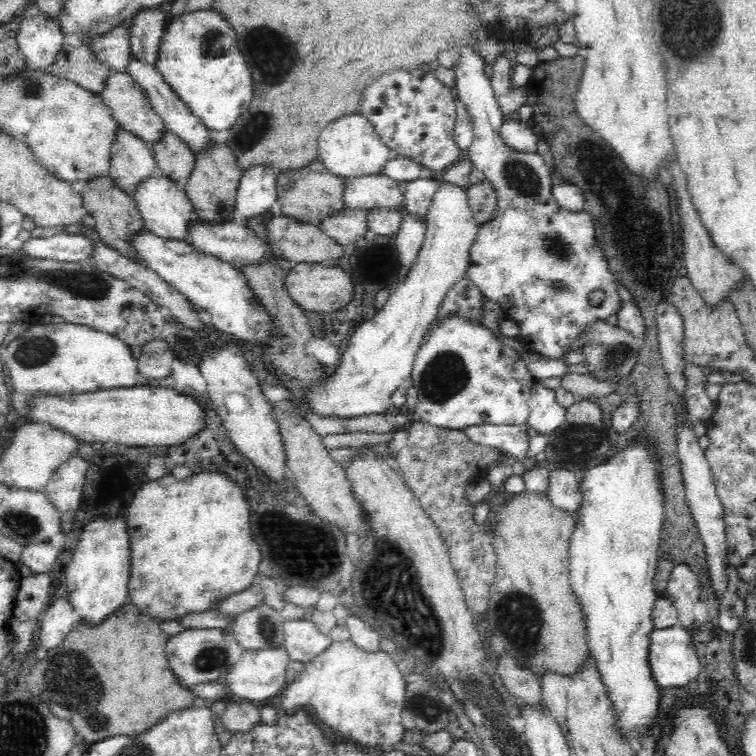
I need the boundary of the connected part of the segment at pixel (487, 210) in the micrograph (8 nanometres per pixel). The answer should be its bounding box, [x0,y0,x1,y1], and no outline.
[466,178,497,227]

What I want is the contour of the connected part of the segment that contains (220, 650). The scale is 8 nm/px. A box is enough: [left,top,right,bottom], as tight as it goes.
[166,628,245,688]

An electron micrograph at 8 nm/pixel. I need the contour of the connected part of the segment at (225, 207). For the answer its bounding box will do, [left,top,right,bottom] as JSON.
[182,142,243,224]

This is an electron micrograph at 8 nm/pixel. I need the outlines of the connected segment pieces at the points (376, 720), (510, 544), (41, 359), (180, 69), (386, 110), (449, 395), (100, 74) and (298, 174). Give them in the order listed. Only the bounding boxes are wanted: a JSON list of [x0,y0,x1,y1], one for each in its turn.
[[277,639,406,753],[485,491,591,679],[2,324,138,418],[156,12,252,130],[358,67,460,176],[410,317,536,431],[49,43,114,93],[276,162,344,225]]

